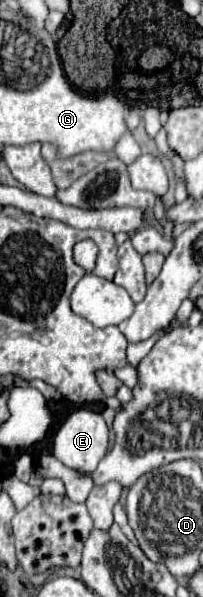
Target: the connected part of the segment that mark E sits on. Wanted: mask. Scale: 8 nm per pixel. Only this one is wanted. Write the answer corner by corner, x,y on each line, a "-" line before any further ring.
79,408
73,410
55,430
53,434
53,456
63,462
67,468
73,470
83,470
83,472
93,472
99,464
99,460
105,456
109,446
109,428
105,424
105,420
101,418
101,414
87,410
87,408

